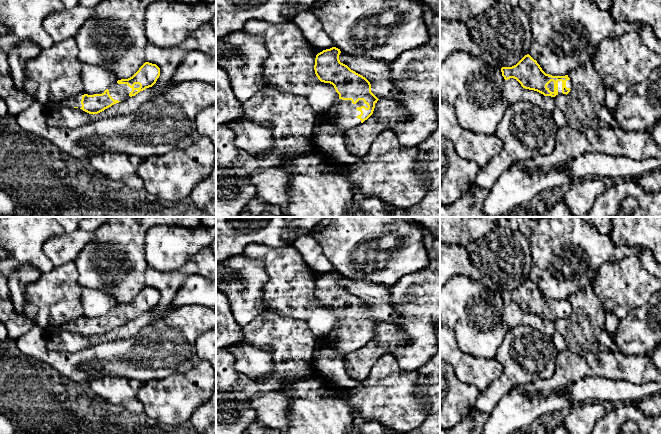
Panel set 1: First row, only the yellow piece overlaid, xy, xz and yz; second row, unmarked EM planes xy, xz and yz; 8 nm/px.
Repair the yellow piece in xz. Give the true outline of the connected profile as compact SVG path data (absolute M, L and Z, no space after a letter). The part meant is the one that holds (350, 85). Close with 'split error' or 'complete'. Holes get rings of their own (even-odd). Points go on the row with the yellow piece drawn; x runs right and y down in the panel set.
M336 47L318 53L315 58L314 70L321 82L332 84L339 94L339 98L323 115L324 120L347 131L367 120L373 114L375 104L379 99L371 92L371 84L365 77L340 62L340 53L340 49Z | split error

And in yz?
M529 54L512 67L502 67L501 72L505 80L514 78L523 88L537 91L544 96L567 95L572 89L572 82L568 75L546 74Z | split error

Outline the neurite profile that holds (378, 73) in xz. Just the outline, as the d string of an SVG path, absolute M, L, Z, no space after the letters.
M343 52L340 53L339 60L366 78L371 84L371 92L378 99L399 101L404 97L404 94L393 83L390 62L355 57Z

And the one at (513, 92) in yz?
M514 78L505 80L502 95L509 105L526 101L538 105L550 113L556 108L554 97L544 96L537 91L525 89Z

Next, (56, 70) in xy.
M74 37L54 43L50 48L41 50L36 57L27 62L24 91L32 94L43 108L51 102L84 95L81 69L82 63L78 60L78 47Z

